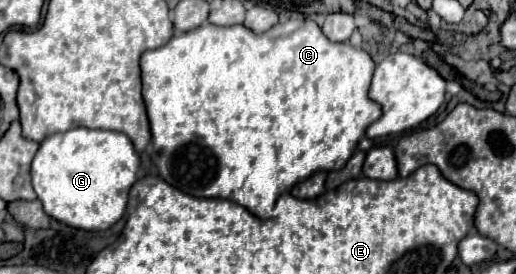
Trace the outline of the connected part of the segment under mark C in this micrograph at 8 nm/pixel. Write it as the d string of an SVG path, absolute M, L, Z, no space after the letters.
M288 19L286 23L278 23L266 33L254 33L244 25L232 25L232 27L218 27L212 23L204 23L202 27L188 31L186 35L174 35L166 45L146 51L140 59L142 67L142 95L146 101L148 117L150 117L150 127L152 127L152 145L154 145L154 163L160 171L160 177L178 187L180 191L192 195L192 197L220 197L234 201L242 207L246 207L252 215L260 219L270 219L274 217L274 205L276 199L290 191L296 181L300 183L302 179L308 179L316 171L338 171L346 165L350 155L354 153L358 141L364 137L366 129L382 115L382 107L368 97L368 87L372 73L376 69L376 63L372 57L360 49L352 47L348 41L334 43L330 41L322 29L310 19Z

